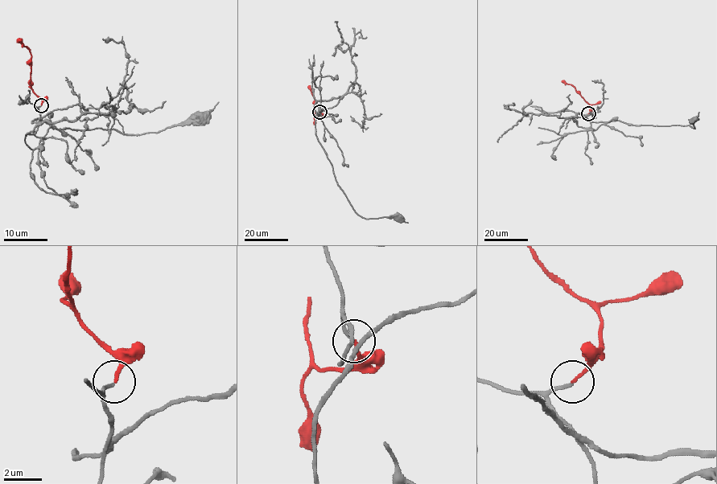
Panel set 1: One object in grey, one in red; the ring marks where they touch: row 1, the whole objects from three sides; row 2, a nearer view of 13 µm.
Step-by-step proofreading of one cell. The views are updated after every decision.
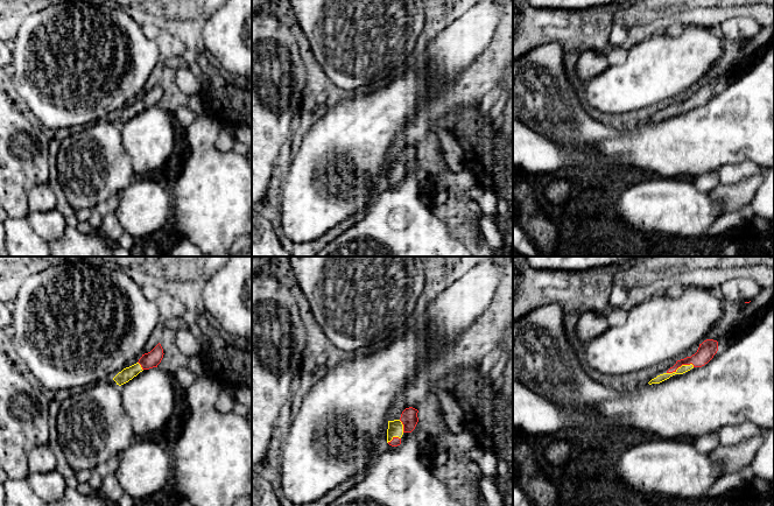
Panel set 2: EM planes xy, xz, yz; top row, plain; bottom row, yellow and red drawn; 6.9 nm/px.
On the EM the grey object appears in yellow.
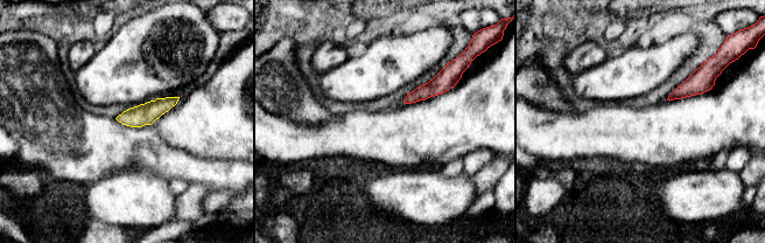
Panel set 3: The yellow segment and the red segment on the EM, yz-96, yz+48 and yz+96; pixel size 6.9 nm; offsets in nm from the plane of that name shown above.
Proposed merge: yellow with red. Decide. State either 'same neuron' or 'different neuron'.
same neuron

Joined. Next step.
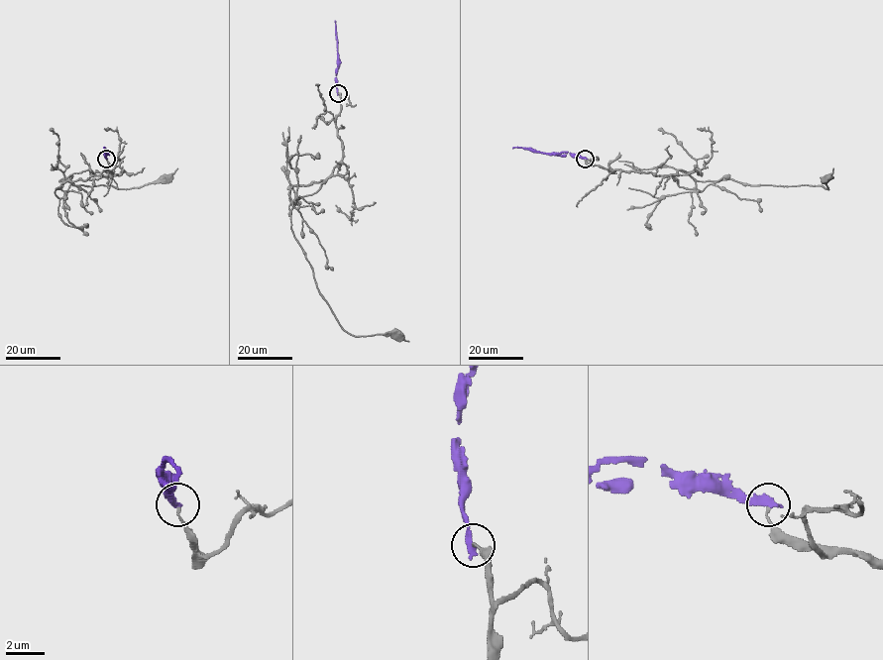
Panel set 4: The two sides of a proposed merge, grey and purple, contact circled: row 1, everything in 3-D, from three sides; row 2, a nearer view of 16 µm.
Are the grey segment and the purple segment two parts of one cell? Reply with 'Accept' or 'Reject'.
Reject

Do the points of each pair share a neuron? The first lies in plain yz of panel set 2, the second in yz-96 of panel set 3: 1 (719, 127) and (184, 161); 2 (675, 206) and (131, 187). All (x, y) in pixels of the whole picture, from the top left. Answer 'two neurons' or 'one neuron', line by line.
1: two neurons
2: one neuron

